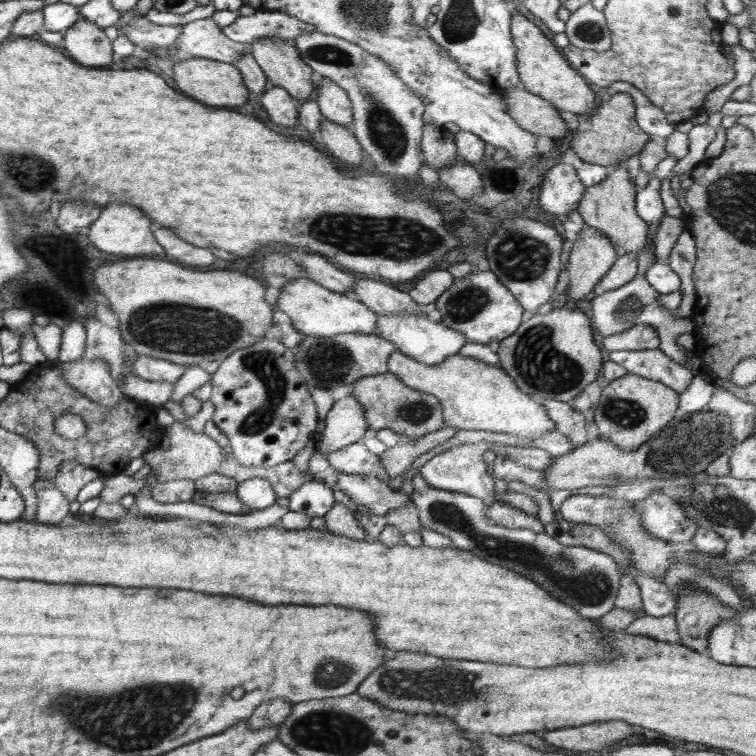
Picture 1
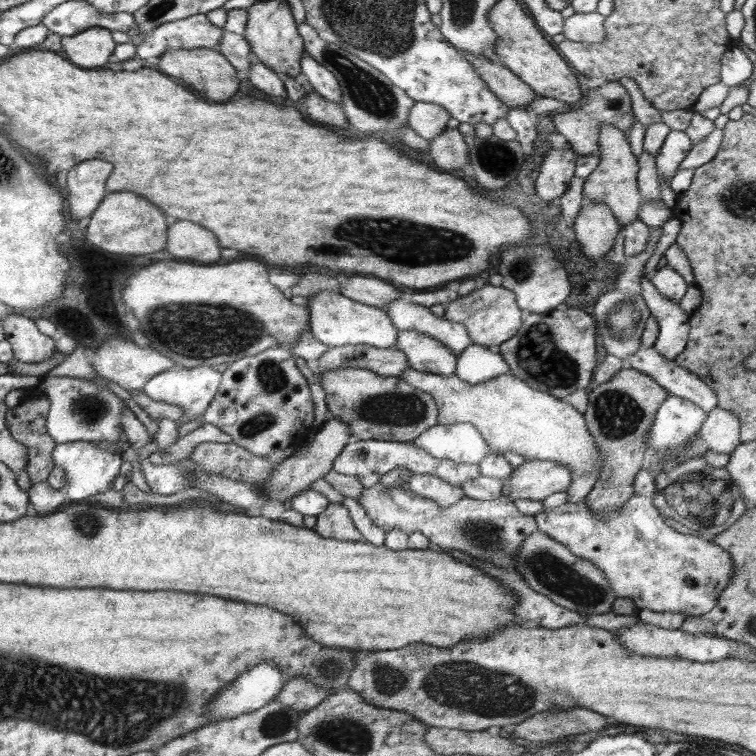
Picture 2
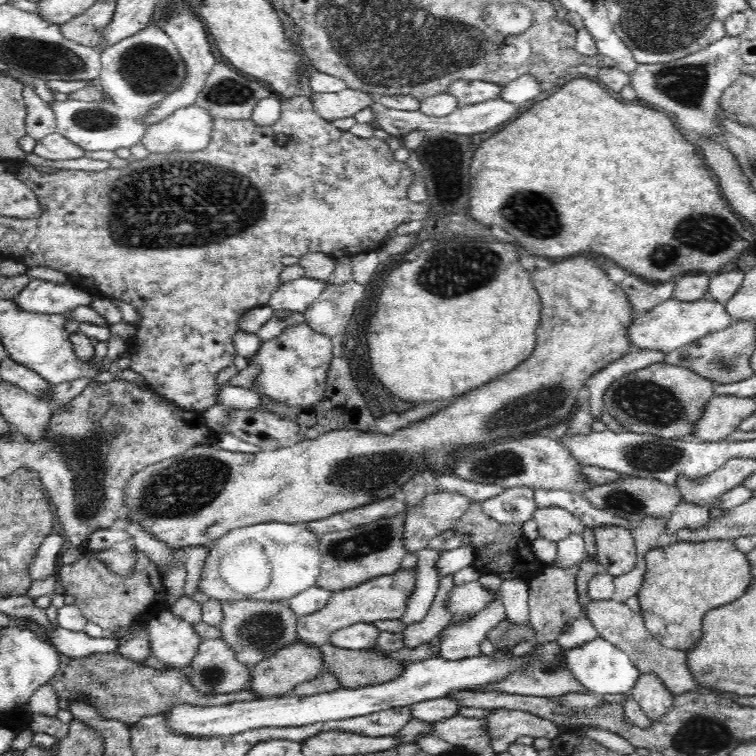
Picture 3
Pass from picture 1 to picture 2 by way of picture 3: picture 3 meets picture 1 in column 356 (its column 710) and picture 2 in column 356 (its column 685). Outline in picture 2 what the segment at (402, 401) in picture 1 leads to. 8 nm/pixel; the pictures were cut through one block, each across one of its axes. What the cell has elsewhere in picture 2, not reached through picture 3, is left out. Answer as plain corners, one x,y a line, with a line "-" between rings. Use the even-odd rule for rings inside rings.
352,367
317,375
326,392
329,416
346,422
353,439
409,443
438,424
438,407
432,395
410,386
400,377
386,377

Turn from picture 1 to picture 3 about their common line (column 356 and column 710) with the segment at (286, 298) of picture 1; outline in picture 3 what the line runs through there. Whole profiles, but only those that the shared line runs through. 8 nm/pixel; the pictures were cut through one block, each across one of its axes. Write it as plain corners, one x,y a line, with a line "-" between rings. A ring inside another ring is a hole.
700,299
692,302
681,300
665,300
646,311
644,316
634,317
627,330
628,338
637,350
657,350
658,352
672,352
681,346
690,344
707,334
728,328
733,323
724,303
710,299

